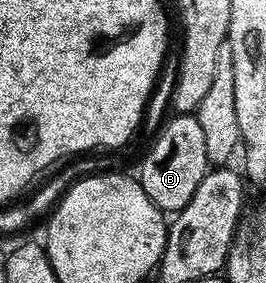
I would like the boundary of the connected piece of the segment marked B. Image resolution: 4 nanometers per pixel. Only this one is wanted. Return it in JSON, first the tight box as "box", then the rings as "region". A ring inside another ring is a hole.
{"box":[137,114,208,212],"region":[[[175,114],[156,136],[151,151],[139,166],[137,177],[141,188],[145,188],[145,196],[153,200],[158,210],[178,212],[189,204],[189,200],[193,200],[193,192],[197,192],[197,184],[201,184],[208,169],[205,136],[198,117],[195,114]]]}

